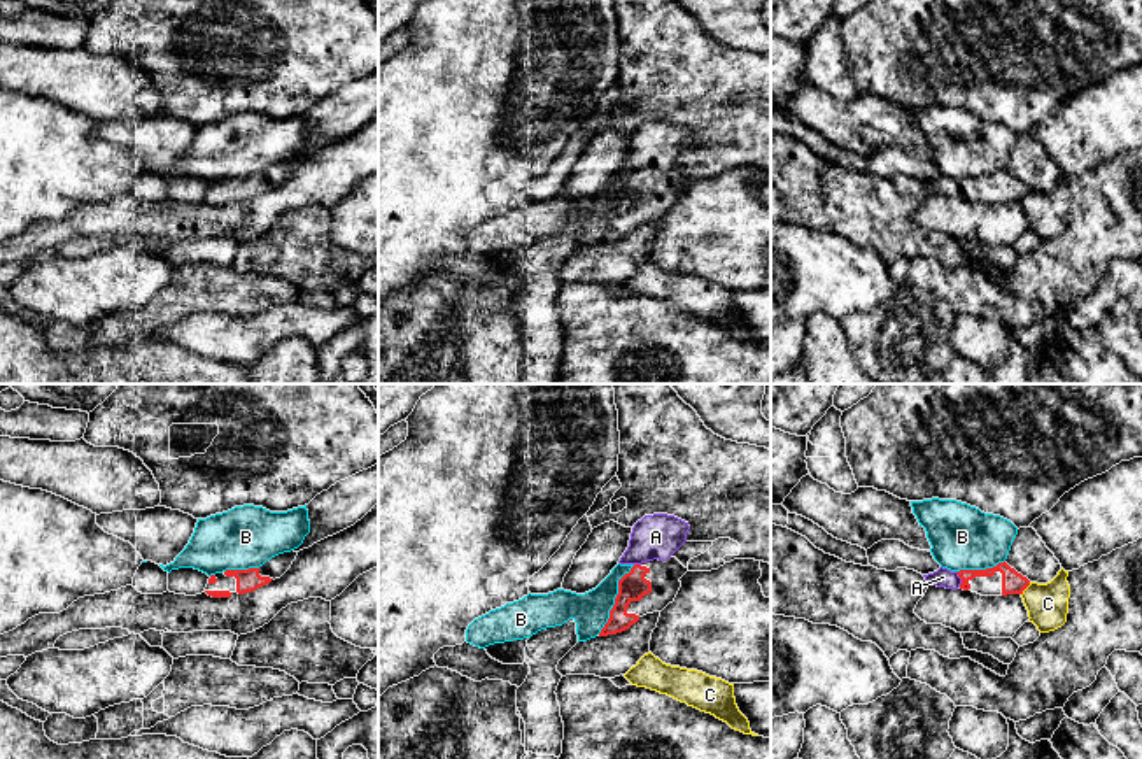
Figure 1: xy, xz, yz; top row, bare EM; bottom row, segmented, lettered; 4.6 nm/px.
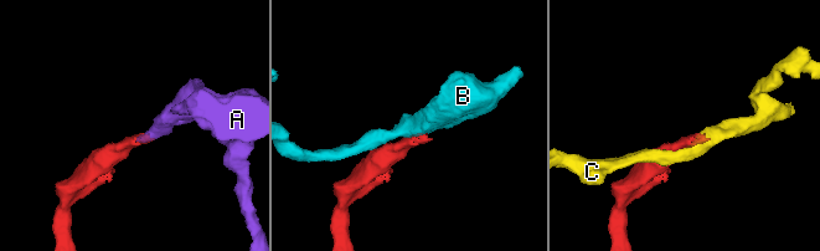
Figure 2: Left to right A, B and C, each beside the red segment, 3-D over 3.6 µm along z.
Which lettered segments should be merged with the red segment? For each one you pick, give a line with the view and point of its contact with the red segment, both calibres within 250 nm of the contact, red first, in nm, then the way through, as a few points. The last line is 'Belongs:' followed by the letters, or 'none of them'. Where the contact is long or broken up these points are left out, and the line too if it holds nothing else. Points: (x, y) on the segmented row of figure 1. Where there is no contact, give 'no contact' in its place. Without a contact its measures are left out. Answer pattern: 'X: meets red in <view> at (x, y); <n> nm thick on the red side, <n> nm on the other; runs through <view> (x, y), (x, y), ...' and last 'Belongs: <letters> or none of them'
A: meets red in yz at (960, 577); 110 nm thick on the red side, 90 nm on the other; runs through yz (1013, 582), (1001, 568), (960, 577), (943, 577)
Belongs: A

